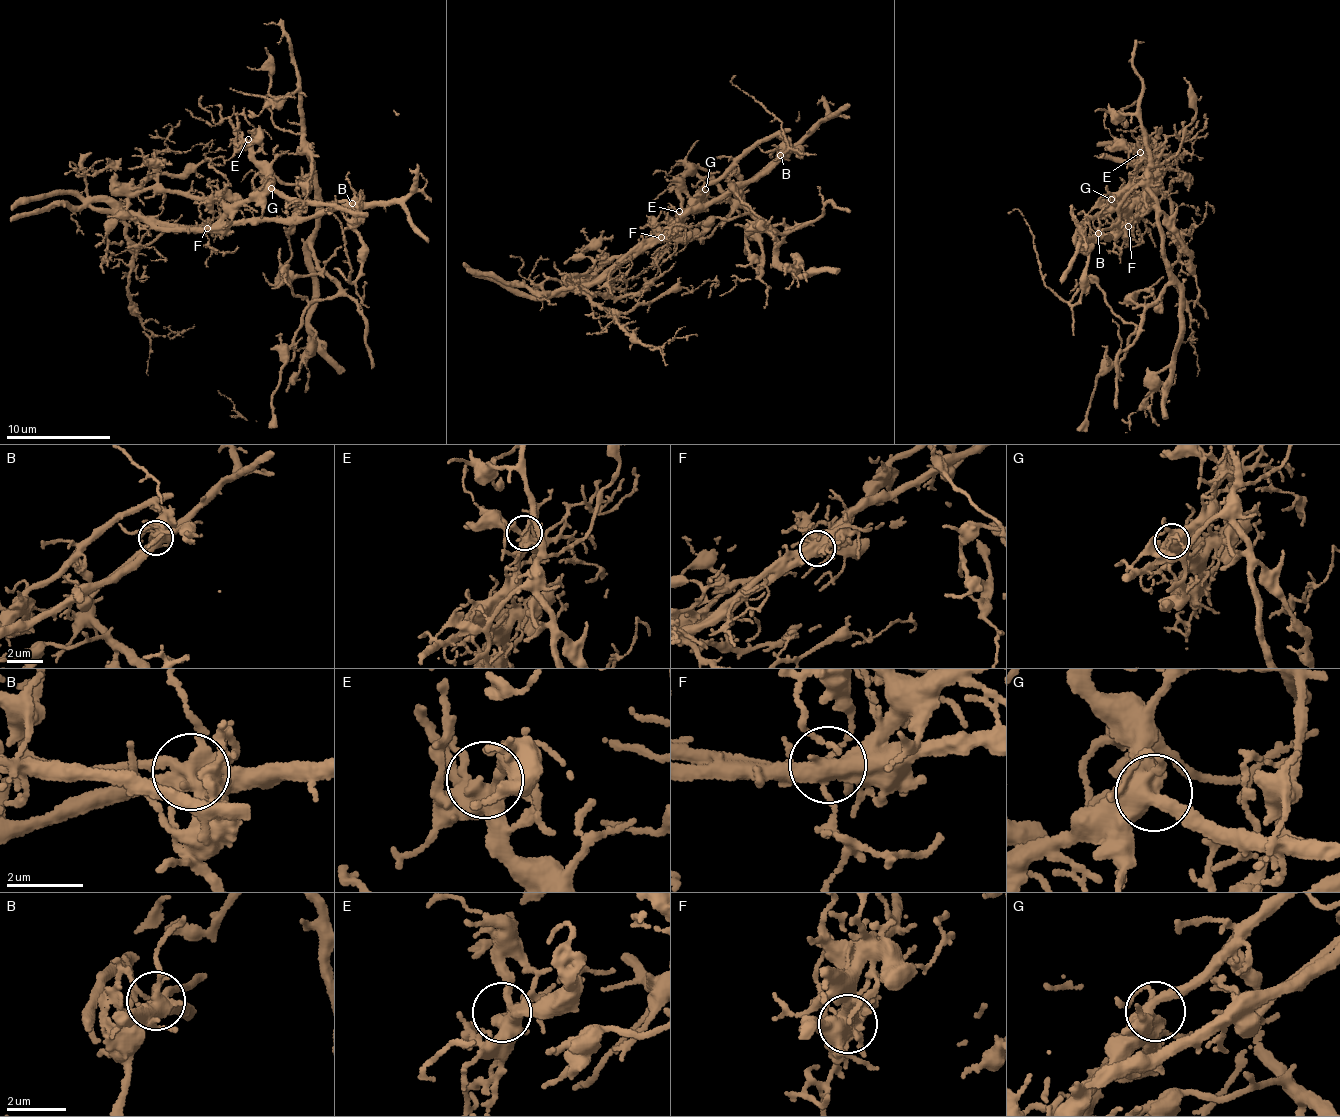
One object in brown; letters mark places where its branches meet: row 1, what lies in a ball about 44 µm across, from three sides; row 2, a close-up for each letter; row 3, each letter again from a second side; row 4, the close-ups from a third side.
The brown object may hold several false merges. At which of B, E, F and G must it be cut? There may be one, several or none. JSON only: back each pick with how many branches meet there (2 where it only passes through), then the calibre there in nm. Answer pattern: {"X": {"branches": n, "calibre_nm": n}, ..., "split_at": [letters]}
{"B": {"branches": 6, "calibre_nm": 480}, "F": {"branches": 5, "calibre_nm": 480}, "split_at": ["B", "F"]}

